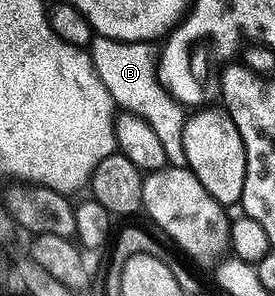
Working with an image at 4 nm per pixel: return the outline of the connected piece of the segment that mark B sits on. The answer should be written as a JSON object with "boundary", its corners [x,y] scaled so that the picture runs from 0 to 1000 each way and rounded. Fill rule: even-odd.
{"boundary":[[[349,122],[327,145],[327,179],[356,270],[385,284],[385,311],[400,311],[411,348],[440,375],[516,392],[545,419],[545,432],[560,432],[575,456],[575,486],[589,486],[589,503],[604,514],[615,561],[680,561],[676,500],[662,486],[676,372],[611,321],[567,257],[575,182],[556,145],[462,142]]]}

